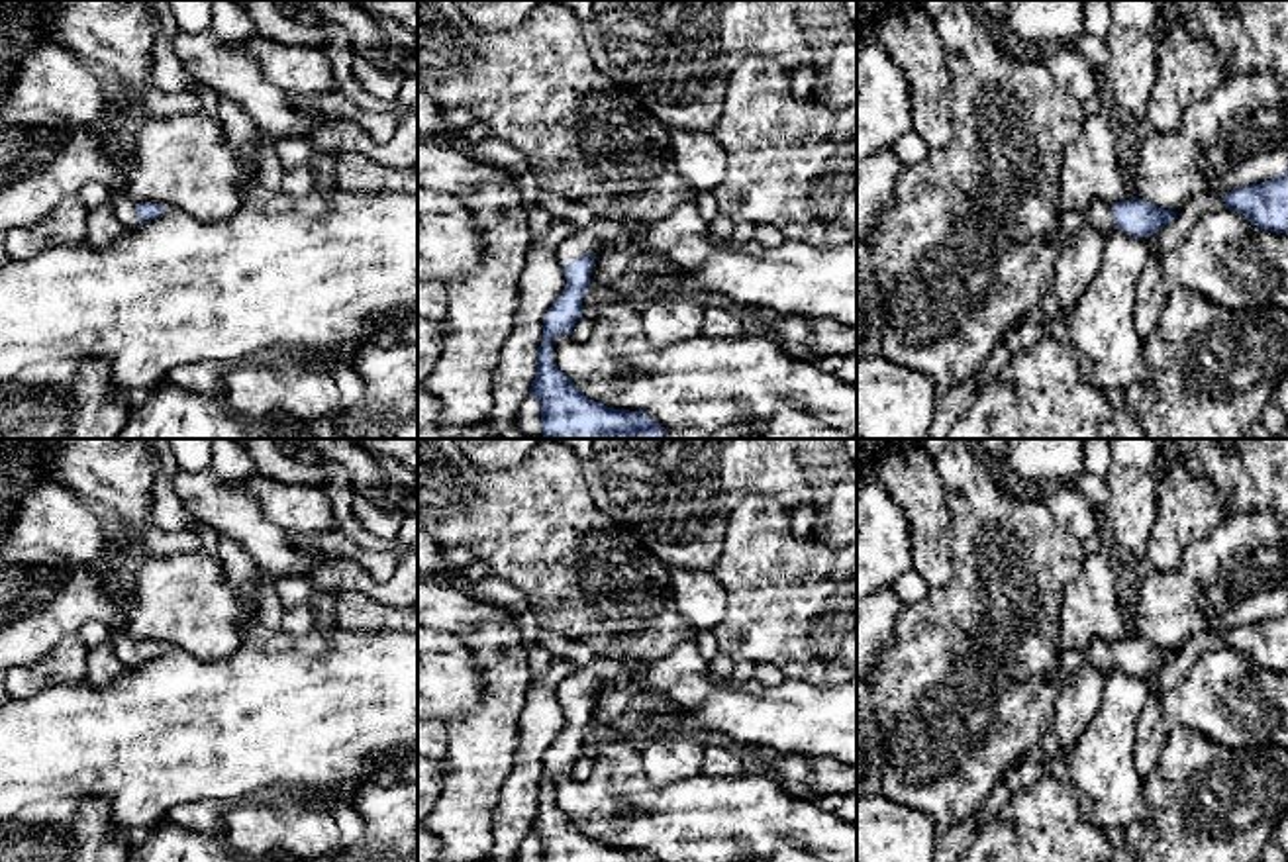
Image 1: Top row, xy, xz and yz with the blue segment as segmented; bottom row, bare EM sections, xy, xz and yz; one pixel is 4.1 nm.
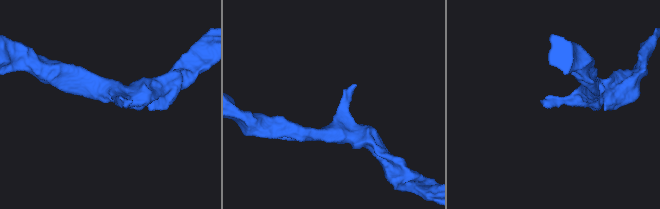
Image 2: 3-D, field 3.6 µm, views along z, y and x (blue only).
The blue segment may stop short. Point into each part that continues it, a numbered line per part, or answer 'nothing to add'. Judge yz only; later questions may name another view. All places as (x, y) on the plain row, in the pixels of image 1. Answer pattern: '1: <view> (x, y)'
1: yz (1098, 655)

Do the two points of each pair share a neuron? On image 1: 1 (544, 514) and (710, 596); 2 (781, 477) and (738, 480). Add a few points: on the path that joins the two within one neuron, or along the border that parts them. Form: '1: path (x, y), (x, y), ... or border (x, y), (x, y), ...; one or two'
1: border (665, 567), (675, 606), (685, 620); two
2: path (771, 477), (747, 477); one

